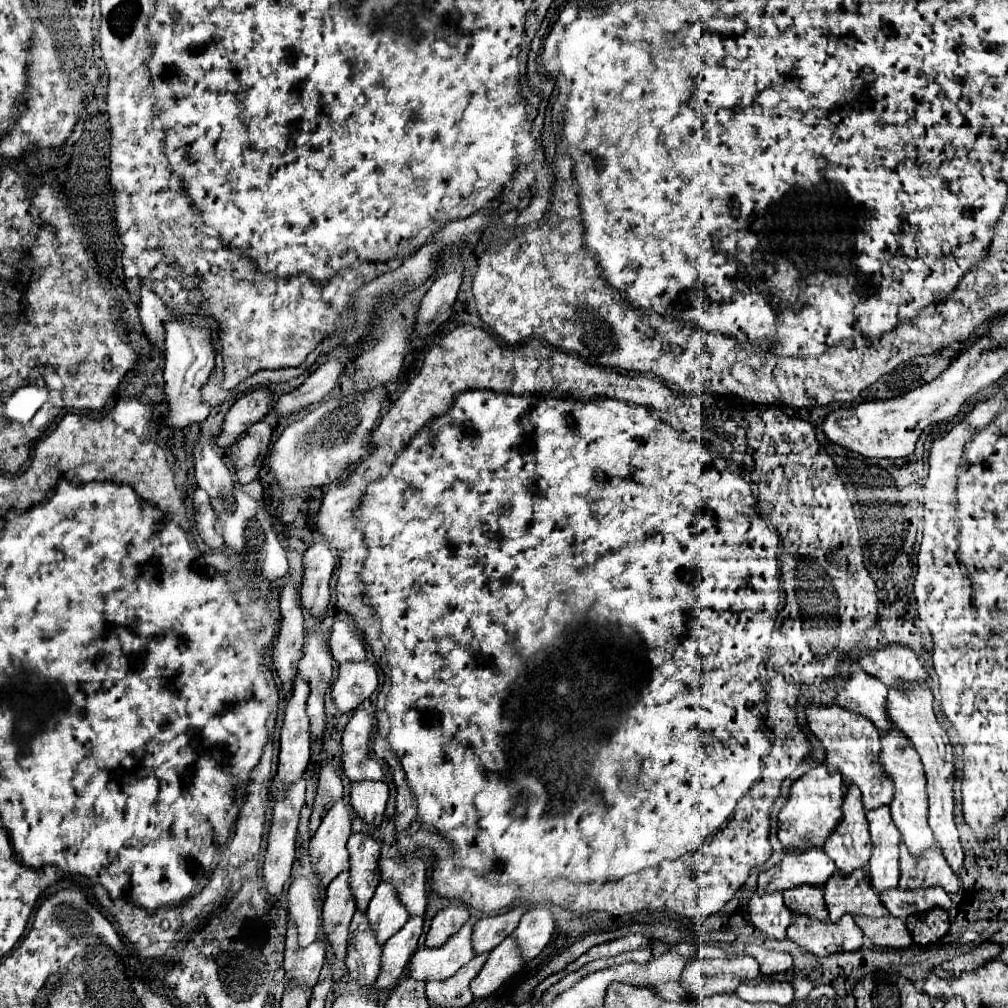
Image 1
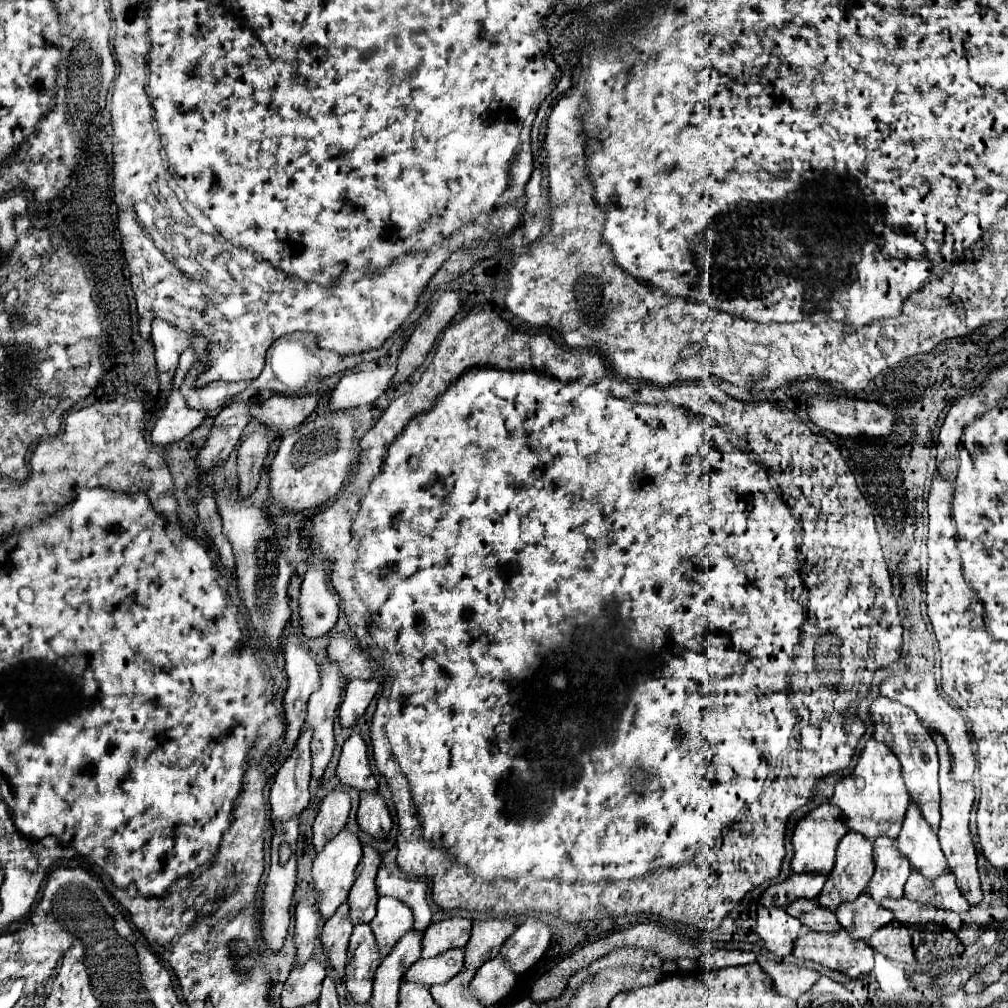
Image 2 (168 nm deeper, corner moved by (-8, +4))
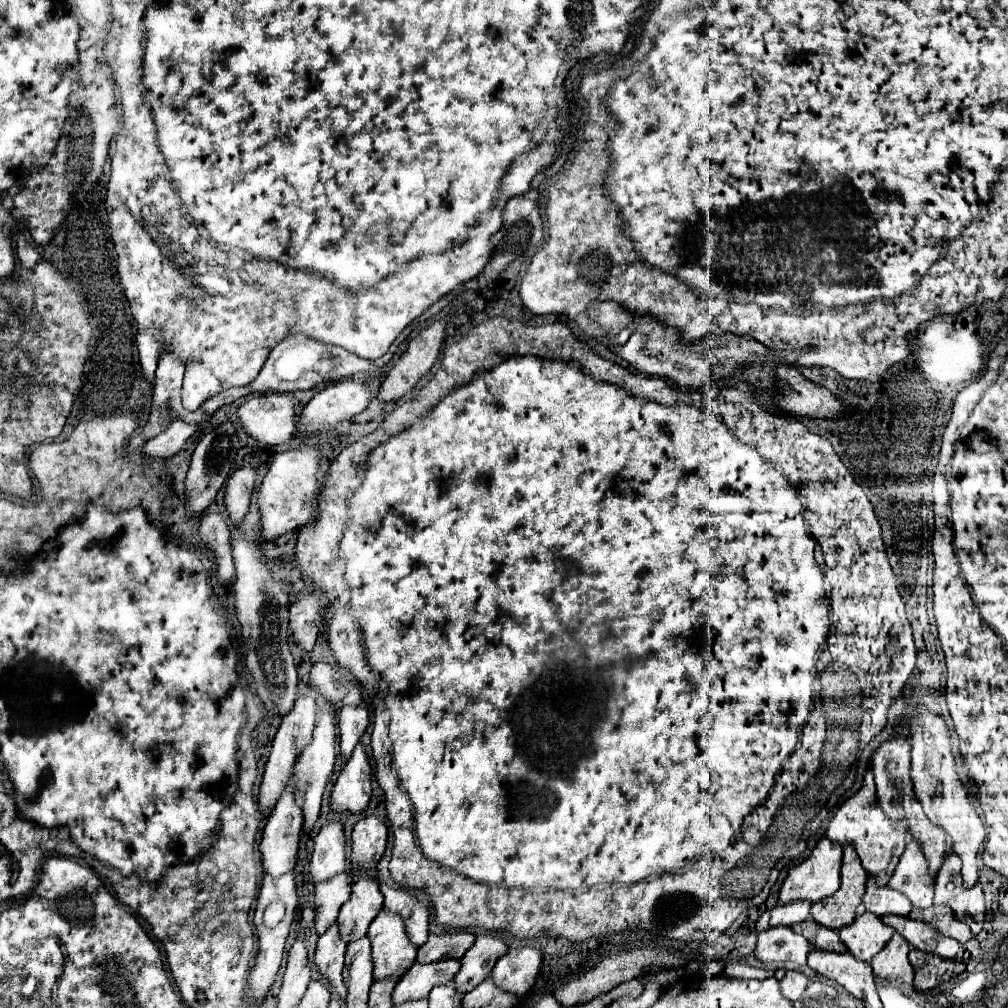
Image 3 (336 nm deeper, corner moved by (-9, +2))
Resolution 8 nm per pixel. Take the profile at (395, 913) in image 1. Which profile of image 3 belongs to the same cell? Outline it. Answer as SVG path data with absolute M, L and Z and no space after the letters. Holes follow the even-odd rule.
M380 910L368 928L368 938L372 942L374 978L402 976L416 960L416 946L406 934L402 916Z

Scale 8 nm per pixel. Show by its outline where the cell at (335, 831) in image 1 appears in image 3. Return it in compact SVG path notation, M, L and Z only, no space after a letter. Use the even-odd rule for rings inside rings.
M342 872L326 882L314 882L316 892L316 932L324 934L330 924L336 922L342 904L350 898L350 872Z

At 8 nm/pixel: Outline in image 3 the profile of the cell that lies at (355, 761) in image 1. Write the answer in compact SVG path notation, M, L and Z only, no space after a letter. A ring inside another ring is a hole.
M356 744L352 756L346 760L334 788L332 810L360 812L368 806L372 796L372 770L362 744Z

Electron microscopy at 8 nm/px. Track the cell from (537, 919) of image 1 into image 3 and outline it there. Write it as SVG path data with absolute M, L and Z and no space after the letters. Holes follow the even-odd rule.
M520 946L510 948L494 966L492 978L498 988L512 992L516 996L524 996L540 970L542 952L536 946Z

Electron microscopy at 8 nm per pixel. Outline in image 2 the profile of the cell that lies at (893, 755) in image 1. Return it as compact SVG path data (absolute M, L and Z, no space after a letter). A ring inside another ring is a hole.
M913 804L909 806L909 814L905 816L903 830L897 838L897 850L909 860L911 868L923 874L927 880L935 880L947 870L937 834L929 830L925 818L921 818L921 810L917 810Z

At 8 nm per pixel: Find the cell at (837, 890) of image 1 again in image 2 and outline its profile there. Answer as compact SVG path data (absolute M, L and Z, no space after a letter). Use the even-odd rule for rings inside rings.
M861 894L855 902L849 902L849 906L839 906L835 914L843 930L847 930L853 940L869 940L875 930L893 920L893 914L873 902L867 894Z

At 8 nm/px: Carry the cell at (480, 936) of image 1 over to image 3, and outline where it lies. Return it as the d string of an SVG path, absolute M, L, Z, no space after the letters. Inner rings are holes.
M494 934L476 936L474 946L460 960L462 968L454 976L458 992L466 994L474 990L486 976L490 976L496 960L508 952L508 944Z

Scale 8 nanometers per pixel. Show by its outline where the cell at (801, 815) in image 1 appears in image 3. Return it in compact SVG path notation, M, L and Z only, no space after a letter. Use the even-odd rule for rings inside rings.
M820 836L810 856L788 870L788 876L780 888L780 902L790 902L796 898L808 898L812 902L818 902L834 894L840 886L840 880L838 880L840 864L842 864L842 846L834 844L834 840L830 840L828 836Z

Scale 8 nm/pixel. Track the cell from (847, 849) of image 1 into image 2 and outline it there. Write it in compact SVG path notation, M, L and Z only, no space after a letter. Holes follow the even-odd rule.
M847 832L843 836L843 840L839 842L837 848L837 858L835 858L835 868L833 874L829 874L817 902L823 908L829 908L831 912L837 910L837 906L841 902L853 902L859 894L863 894L869 886L869 880L873 876L875 870L875 862L873 862L873 842L865 842L865 838L861 838L861 834L857 832Z

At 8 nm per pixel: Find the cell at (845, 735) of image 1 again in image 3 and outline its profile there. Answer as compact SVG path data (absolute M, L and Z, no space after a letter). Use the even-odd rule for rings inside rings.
M868 766L864 772L862 788L852 798L844 800L836 808L832 820L828 822L826 836L834 842L840 842L840 844L852 842L856 846L860 860L862 860L862 866L868 870L868 874L876 876L876 884L882 886L890 880L890 876L892 876L892 872L894 872L894 868L906 848L906 838L910 834L906 828L906 820L890 820L886 816L886 812L882 812L882 806L878 804L878 798L876 798L876 784L874 784L872 766Z

